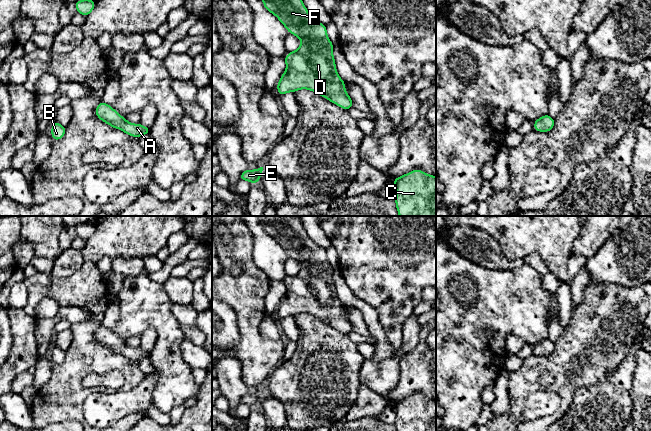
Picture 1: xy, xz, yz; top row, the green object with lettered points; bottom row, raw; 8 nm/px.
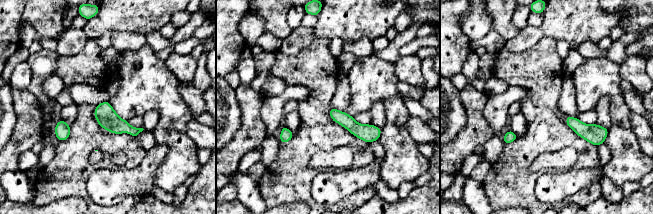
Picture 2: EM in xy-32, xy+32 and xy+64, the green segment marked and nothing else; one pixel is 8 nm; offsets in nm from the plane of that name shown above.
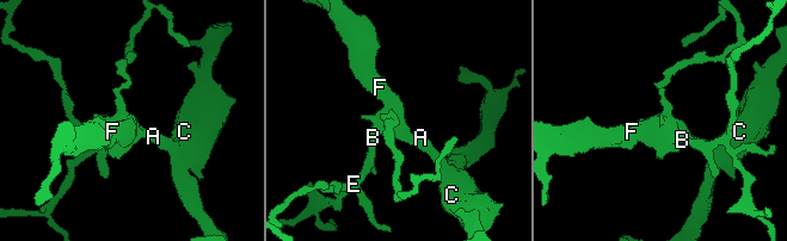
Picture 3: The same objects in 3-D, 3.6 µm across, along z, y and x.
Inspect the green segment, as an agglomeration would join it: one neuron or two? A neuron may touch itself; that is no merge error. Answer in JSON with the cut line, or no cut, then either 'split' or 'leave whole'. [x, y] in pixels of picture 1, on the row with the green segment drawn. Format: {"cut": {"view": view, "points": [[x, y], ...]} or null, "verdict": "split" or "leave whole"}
{"cut": null, "verdict": "leave whole"}

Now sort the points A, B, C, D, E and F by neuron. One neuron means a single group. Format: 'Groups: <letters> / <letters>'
Groups: A B C D E F

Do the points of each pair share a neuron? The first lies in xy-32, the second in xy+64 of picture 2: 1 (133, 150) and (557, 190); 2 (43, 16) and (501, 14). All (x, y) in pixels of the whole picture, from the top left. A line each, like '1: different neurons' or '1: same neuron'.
1: different neurons
2: same neuron

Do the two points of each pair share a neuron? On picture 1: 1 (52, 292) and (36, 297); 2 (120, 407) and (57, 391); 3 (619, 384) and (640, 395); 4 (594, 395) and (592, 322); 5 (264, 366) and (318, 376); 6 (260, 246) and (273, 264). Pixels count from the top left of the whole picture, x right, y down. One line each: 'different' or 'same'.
1: different
2: different
3: different
4: different
5: different
6: same

